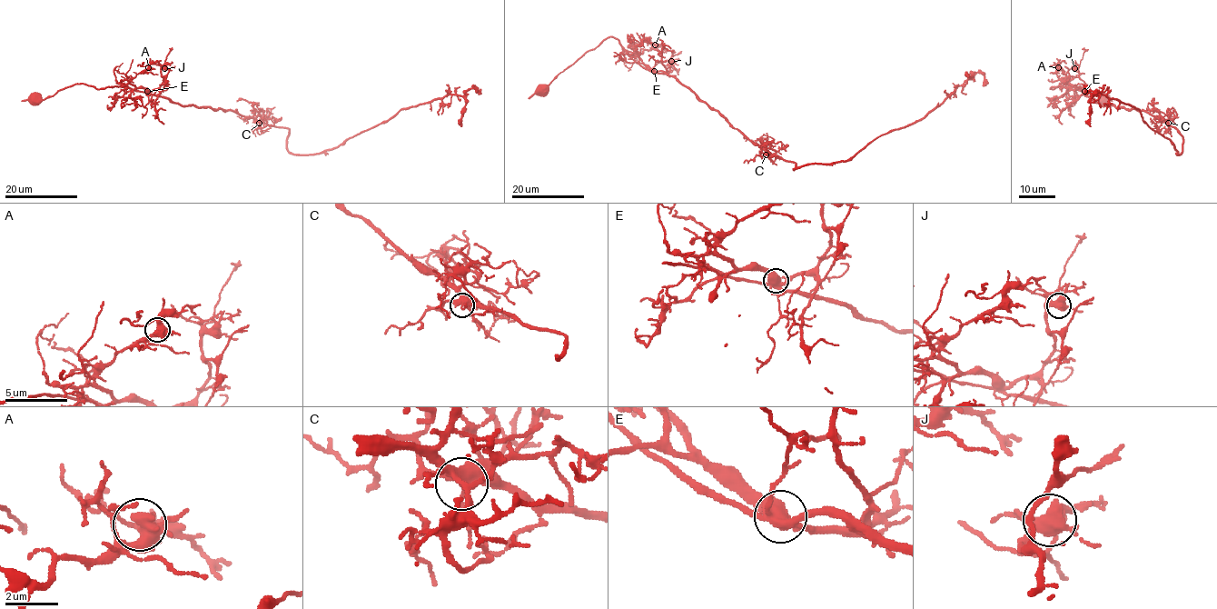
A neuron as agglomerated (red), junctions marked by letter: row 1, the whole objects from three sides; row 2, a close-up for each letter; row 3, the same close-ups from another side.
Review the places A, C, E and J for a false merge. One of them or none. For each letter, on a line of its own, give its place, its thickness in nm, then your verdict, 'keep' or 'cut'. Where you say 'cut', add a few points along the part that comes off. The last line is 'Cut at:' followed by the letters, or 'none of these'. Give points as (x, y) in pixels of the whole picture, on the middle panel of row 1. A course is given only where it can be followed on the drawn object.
A: place (655, 44); calibre 480 nm; keep
C: place (766, 154); calibre 420 nm; keep
E: place (654, 71); calibre 500 nm; keep
J: place (671, 61); calibre 480 nm; keep
Cut at: none of these

